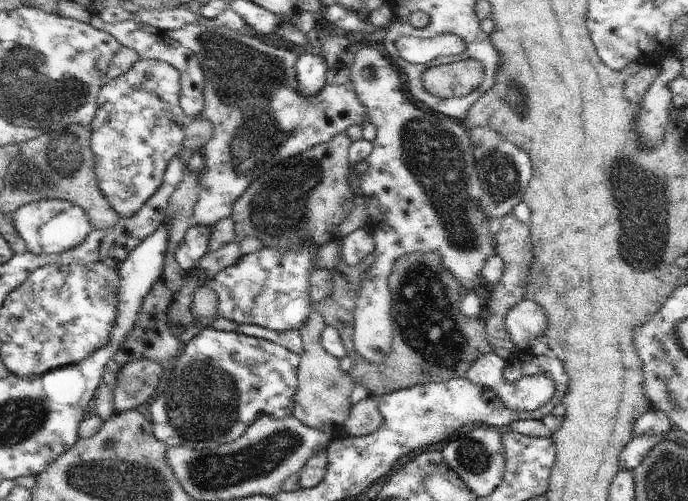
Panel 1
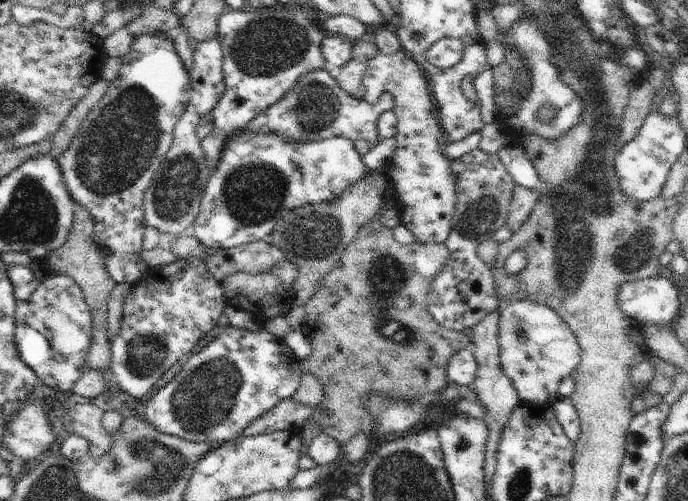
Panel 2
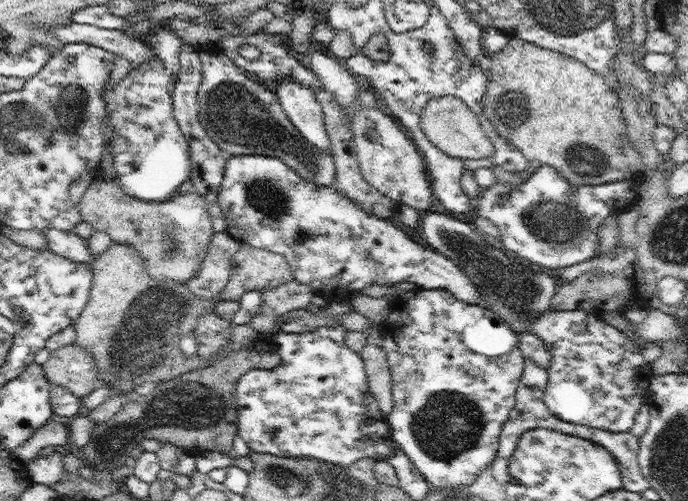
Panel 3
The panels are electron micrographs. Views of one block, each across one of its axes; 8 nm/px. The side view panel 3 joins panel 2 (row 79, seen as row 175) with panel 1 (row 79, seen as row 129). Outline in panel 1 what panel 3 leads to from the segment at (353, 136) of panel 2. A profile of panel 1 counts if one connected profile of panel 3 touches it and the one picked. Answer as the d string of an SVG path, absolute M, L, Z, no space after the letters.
M186 24L182 28L171 31L166 34L170 39L179 41L186 49L189 49L200 60L201 70L203 71L204 78L204 105L203 110L193 120L207 121L213 129L213 138L202 148L203 156L205 157L205 166L201 173L200 189L197 191L195 200L191 204L191 208L188 212L188 225L193 227L212 227L216 225L220 220L225 217L231 216L234 204L236 200L242 196L242 194L248 189L248 186L257 180L260 176L263 176L266 172L269 172L272 168L275 168L281 161L288 158L303 154L321 143L330 141L334 136L337 136L340 132L347 131L350 126L364 125L367 120L367 109L365 105L358 99L358 94L355 92L352 82L346 82L342 85L330 85L326 84L319 94L313 95L312 98L306 98L301 96L297 92L295 65L298 58L301 56L296 50L286 50L286 48L274 48L272 44L265 44L260 42L257 38L252 38L245 34L245 32L232 31L225 27L208 27L202 24Z

